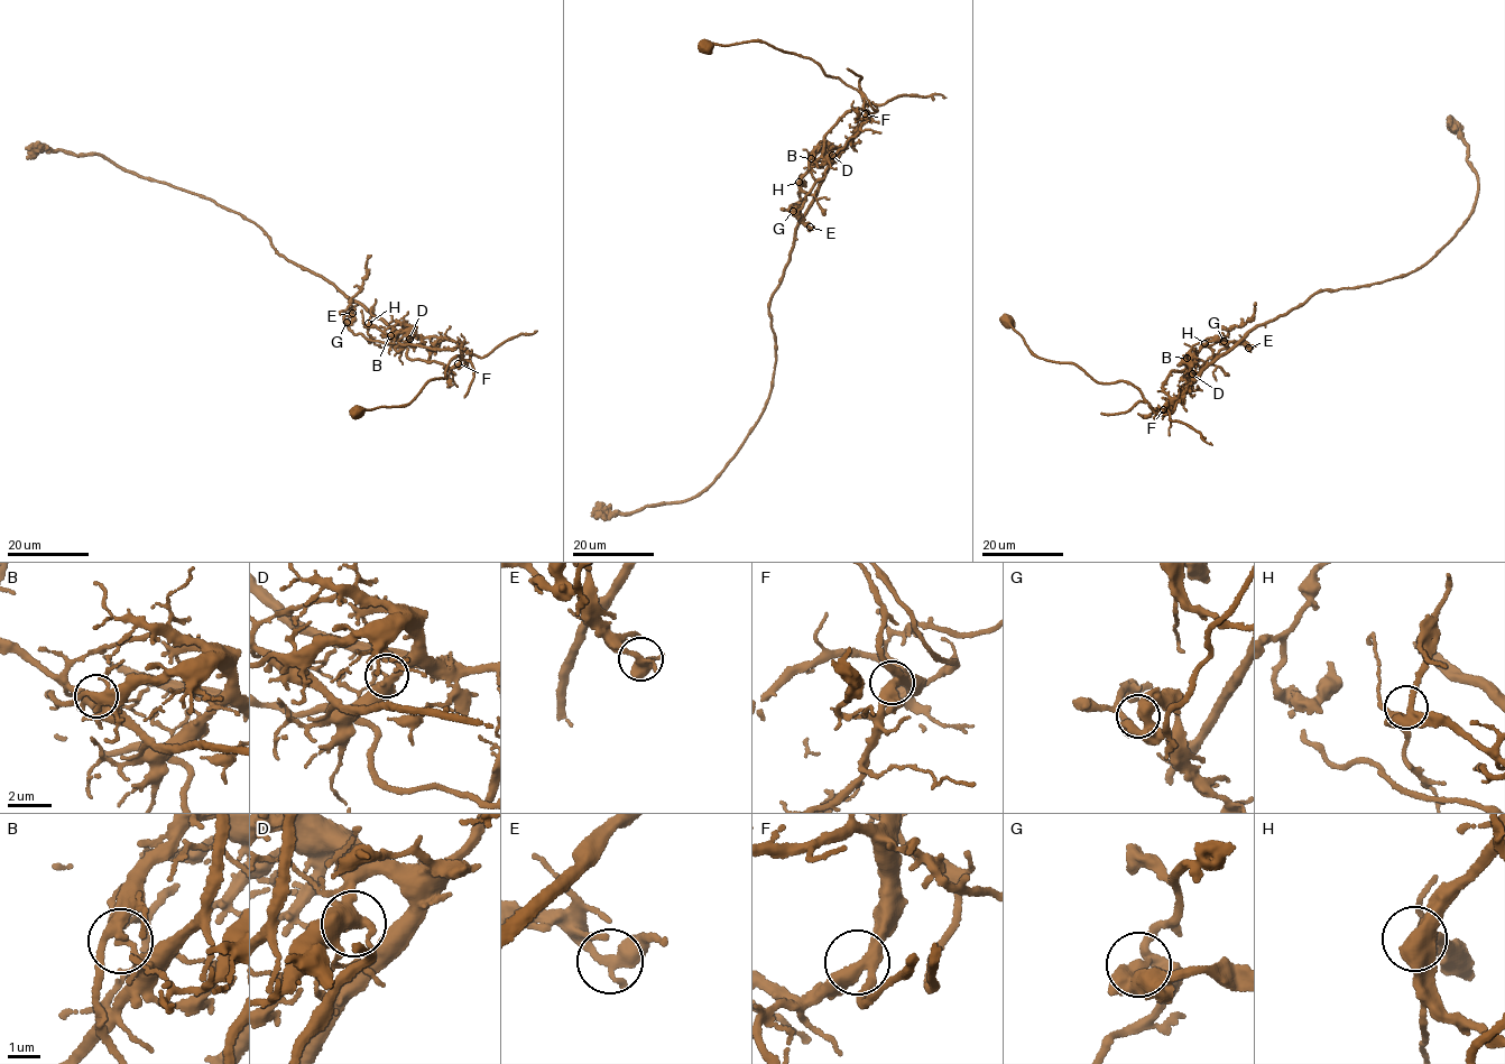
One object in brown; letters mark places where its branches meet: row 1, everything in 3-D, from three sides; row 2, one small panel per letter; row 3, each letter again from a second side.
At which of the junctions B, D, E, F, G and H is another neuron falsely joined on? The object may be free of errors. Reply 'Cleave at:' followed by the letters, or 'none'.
Cleave at: B

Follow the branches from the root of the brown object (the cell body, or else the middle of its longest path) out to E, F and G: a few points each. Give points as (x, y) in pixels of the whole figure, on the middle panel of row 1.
E: (707, 46), (760, 40), (809, 57), (860, 94), (866, 112), (860, 129), (796, 210), (810, 227)
F: (707, 46), (757, 39), (809, 57), (823, 73), (860, 93), (865, 113)
G: (707, 46), (760, 40), (809, 57), (860, 94), (866, 112), (860, 129), (833, 157), (797, 213), (793, 211)

